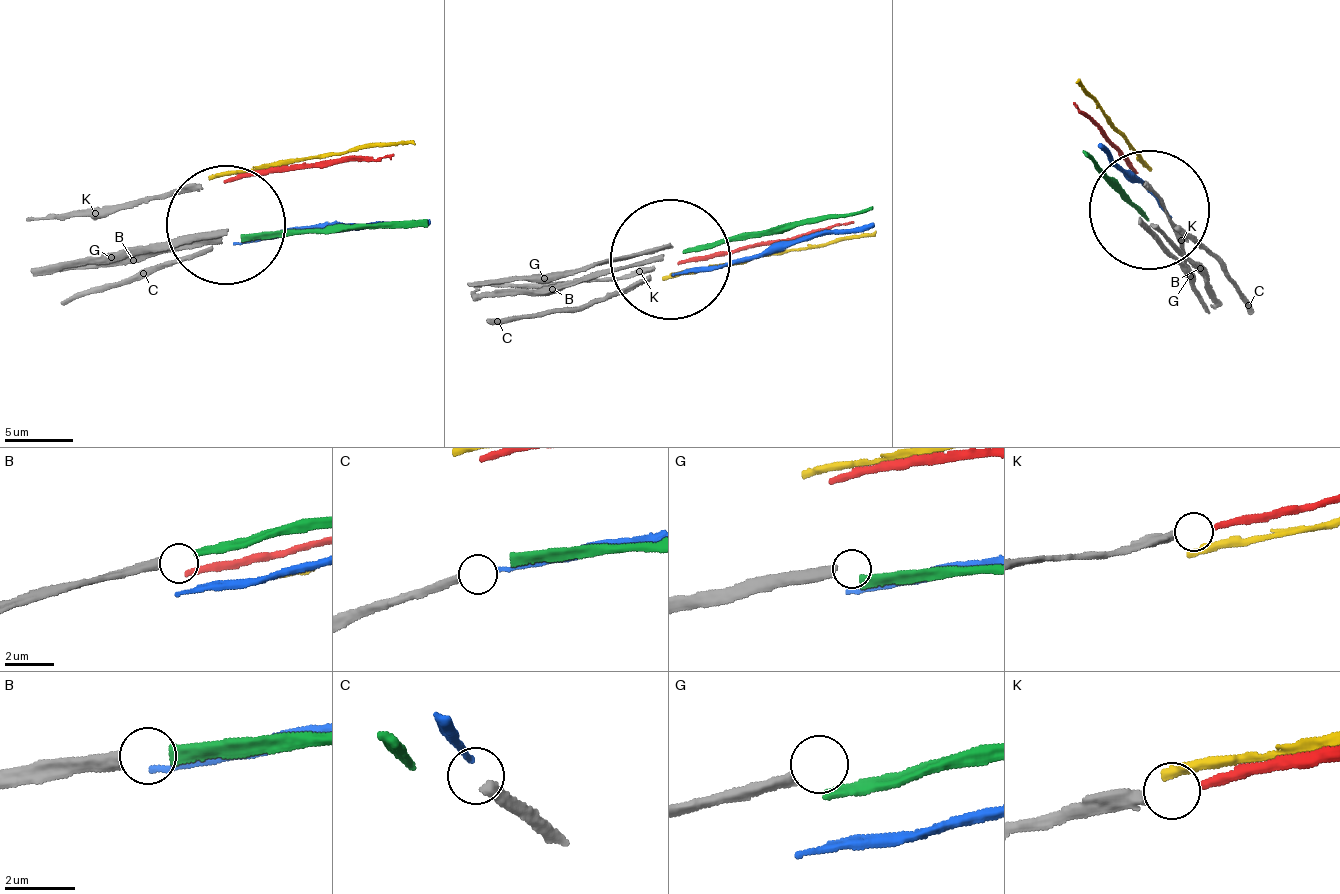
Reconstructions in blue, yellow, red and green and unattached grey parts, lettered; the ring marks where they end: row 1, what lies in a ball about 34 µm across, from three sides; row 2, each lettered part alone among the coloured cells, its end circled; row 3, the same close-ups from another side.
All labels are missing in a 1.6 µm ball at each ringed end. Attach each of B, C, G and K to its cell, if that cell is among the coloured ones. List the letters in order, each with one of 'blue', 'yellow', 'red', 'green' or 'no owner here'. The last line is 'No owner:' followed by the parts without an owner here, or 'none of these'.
B: green
C: blue
G: no owner here
K: red
No owner: G

